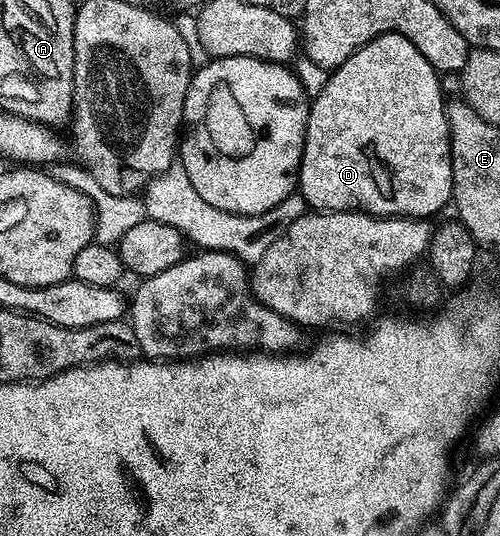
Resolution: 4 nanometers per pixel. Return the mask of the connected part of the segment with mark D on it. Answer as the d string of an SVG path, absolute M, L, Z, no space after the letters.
M385 32L352 54L339 68L329 73L326 85L318 92L318 97L310 100L310 113L306 123L306 137L302 151L302 165L298 171L297 191L306 199L307 205L315 212L368 212L371 216L409 216L411 218L434 218L445 204L451 203L452 190L452 158L450 157L450 126L446 117L447 97L442 91L439 73L398 32Z

